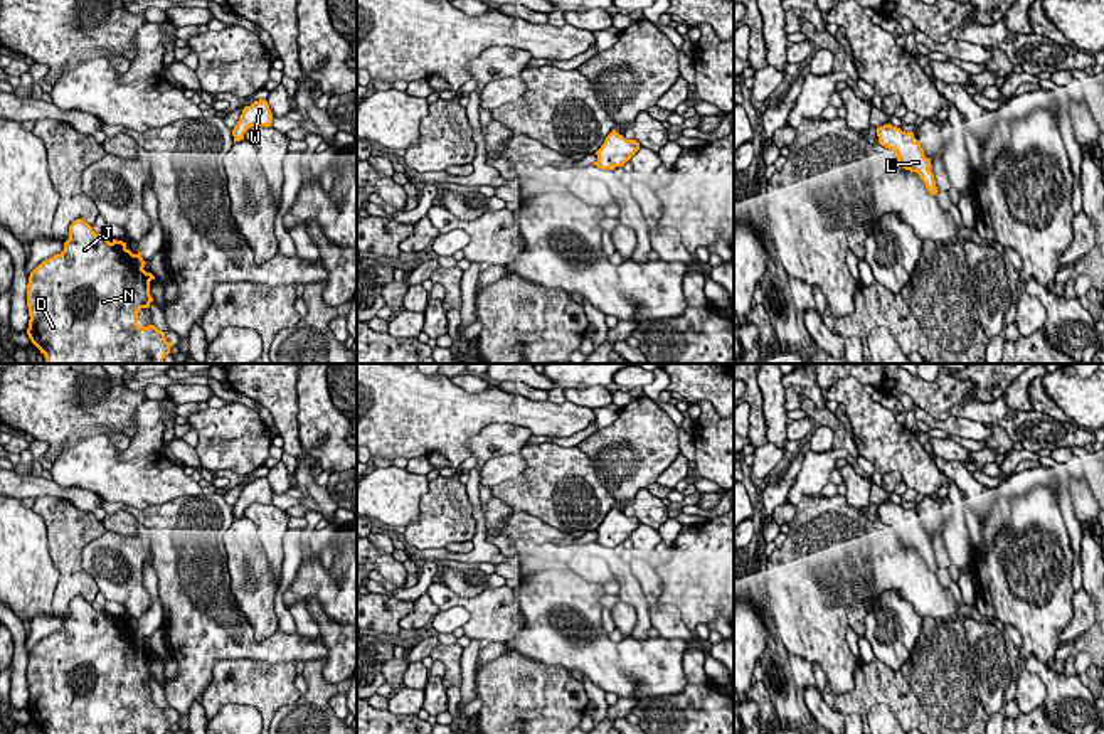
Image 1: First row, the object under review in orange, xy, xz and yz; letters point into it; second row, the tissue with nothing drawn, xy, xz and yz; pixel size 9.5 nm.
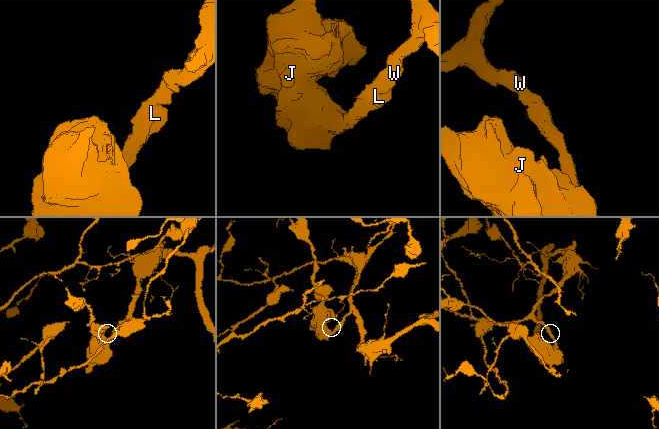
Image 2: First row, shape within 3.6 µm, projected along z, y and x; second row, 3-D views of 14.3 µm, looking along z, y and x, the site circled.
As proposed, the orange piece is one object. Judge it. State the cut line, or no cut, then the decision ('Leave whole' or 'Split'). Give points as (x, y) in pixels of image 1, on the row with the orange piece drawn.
No split. Leave whole

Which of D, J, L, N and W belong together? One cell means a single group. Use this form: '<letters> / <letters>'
D J L N W

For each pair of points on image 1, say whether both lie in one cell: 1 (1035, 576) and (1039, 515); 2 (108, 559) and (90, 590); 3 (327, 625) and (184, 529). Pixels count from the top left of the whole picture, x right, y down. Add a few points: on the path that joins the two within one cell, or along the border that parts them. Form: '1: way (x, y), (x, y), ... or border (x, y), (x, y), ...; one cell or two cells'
1: way (1045, 561), (1045, 531); one cell
2: border (88, 542), (81, 554), (81, 568), (100, 591); two cells
3: border (320, 633), (327, 648), (325, 659); two cells

